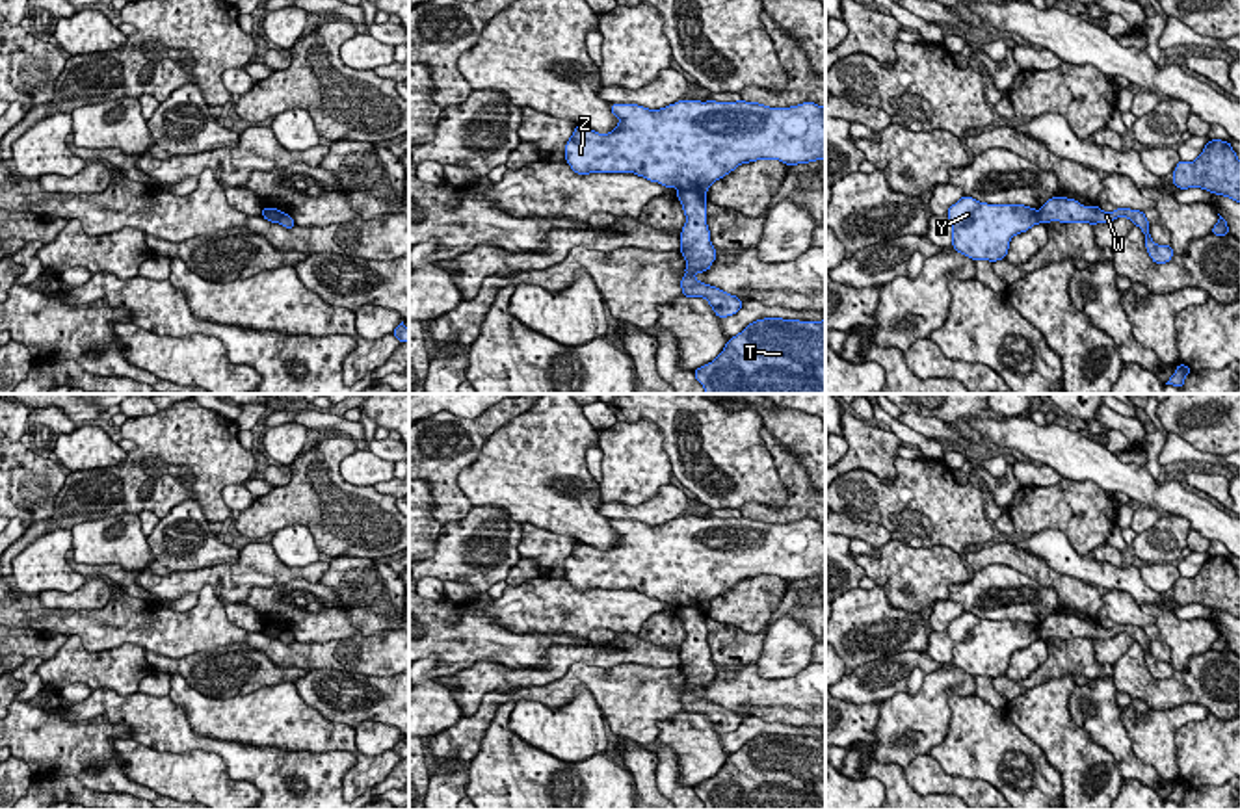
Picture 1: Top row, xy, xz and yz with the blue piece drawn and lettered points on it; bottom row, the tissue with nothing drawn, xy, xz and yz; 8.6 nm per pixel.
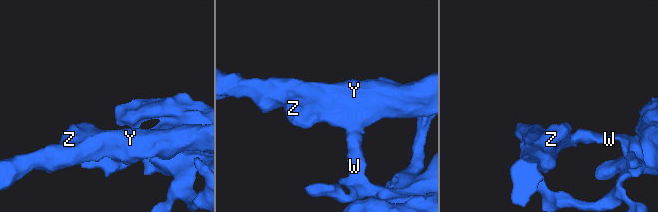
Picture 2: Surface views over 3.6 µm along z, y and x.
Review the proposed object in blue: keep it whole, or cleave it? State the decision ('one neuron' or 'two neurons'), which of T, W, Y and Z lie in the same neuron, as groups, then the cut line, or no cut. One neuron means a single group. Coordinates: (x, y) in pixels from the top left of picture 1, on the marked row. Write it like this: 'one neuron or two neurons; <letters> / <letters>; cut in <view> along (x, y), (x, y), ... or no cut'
two neurons; T W / Y Z; cut in xz along (681, 190), (692, 190), (703, 197)

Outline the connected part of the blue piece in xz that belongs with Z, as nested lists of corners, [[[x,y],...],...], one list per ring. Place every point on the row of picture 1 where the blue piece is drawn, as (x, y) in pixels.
[[[679,100],[660,110],[610,104],[619,124],[610,134],[576,126],[565,143],[565,162],[576,175],[634,173],[651,182],[701,197],[742,163],[779,160],[786,165],[825,160],[825,106],[803,102],[770,108],[759,102]]]

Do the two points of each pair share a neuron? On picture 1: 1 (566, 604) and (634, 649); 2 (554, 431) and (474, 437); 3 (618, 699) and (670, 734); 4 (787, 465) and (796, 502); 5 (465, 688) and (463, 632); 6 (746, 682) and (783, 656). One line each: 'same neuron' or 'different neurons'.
1: different neurons
2: different neurons
3: different neurons
4: same neuron
5: different neurons
6: different neurons

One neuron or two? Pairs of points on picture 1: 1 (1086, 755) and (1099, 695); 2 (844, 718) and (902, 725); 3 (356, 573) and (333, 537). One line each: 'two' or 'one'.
1: two
2: two
3: two

